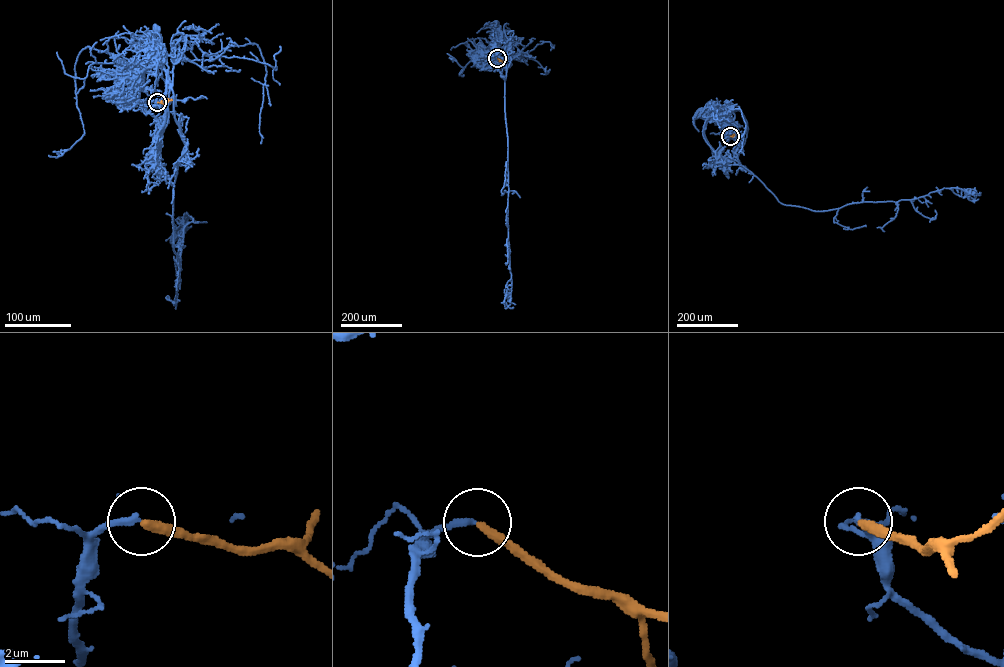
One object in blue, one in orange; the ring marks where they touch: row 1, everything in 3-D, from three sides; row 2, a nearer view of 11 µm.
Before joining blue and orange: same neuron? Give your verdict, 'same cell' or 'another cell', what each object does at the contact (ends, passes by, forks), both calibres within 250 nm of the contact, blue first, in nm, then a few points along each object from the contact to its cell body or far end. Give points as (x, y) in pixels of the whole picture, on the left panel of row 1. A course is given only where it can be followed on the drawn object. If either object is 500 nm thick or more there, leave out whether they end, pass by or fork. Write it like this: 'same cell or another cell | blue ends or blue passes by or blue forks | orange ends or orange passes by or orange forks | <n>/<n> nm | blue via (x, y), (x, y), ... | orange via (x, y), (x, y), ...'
another cell | blue ends | orange ends | 220/280 nm | blue via (158, 102), (147, 111), (139, 100), (146, 57), (154, 46), (157, 29) | orange via (157, 102), (165, 104), (172, 99)

